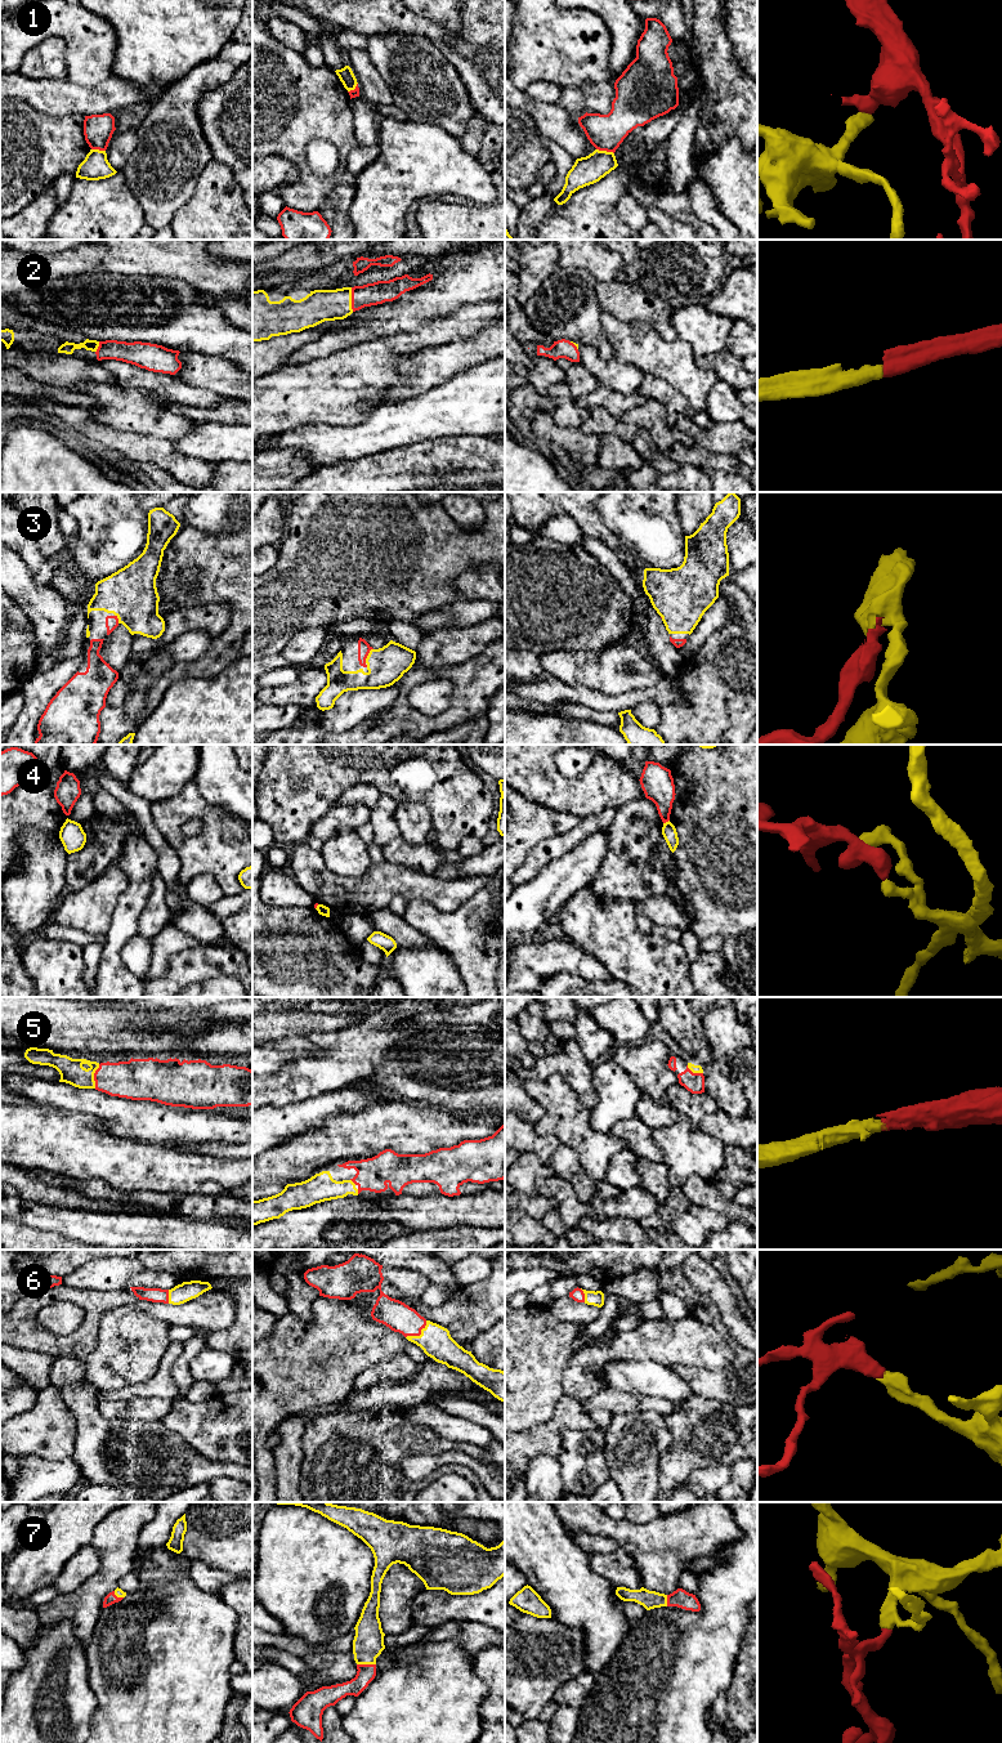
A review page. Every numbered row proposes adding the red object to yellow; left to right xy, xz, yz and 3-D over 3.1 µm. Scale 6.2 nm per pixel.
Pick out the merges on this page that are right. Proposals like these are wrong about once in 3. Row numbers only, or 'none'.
2, 3, 5, 6, 7

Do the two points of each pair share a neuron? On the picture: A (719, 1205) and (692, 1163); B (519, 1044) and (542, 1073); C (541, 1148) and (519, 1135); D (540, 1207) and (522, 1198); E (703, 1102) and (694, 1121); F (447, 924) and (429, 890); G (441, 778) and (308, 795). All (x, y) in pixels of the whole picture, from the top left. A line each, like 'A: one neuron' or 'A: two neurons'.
A: two neurons
B: two neurons
C: one neuron
D: one neuron
E: one neuron
F: two neurons
G: one neuron

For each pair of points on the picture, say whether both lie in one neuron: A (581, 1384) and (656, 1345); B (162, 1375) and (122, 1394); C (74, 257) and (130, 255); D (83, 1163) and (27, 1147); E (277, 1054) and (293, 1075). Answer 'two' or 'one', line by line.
A: one
B: one
C: two
D: one
E: two

